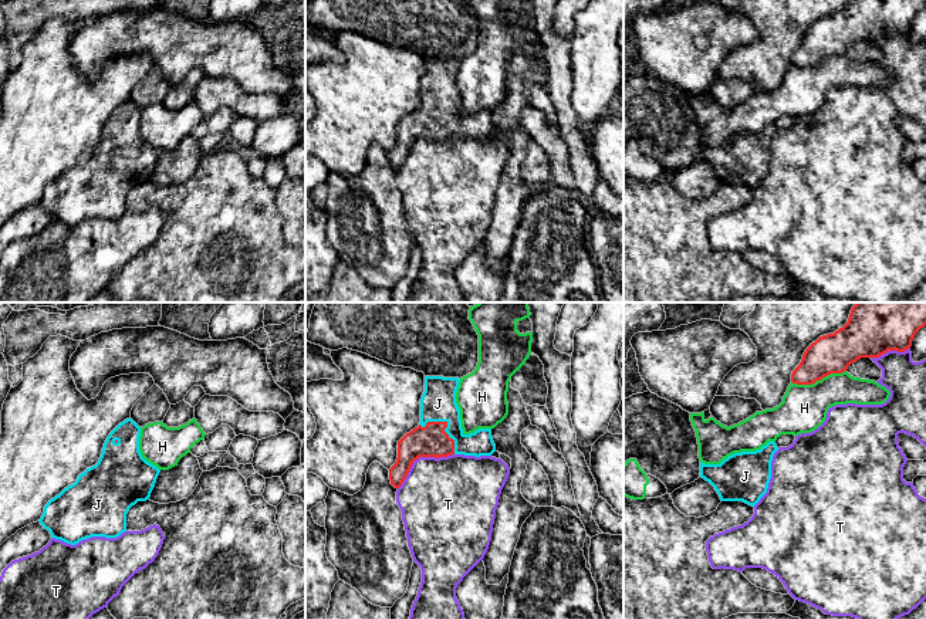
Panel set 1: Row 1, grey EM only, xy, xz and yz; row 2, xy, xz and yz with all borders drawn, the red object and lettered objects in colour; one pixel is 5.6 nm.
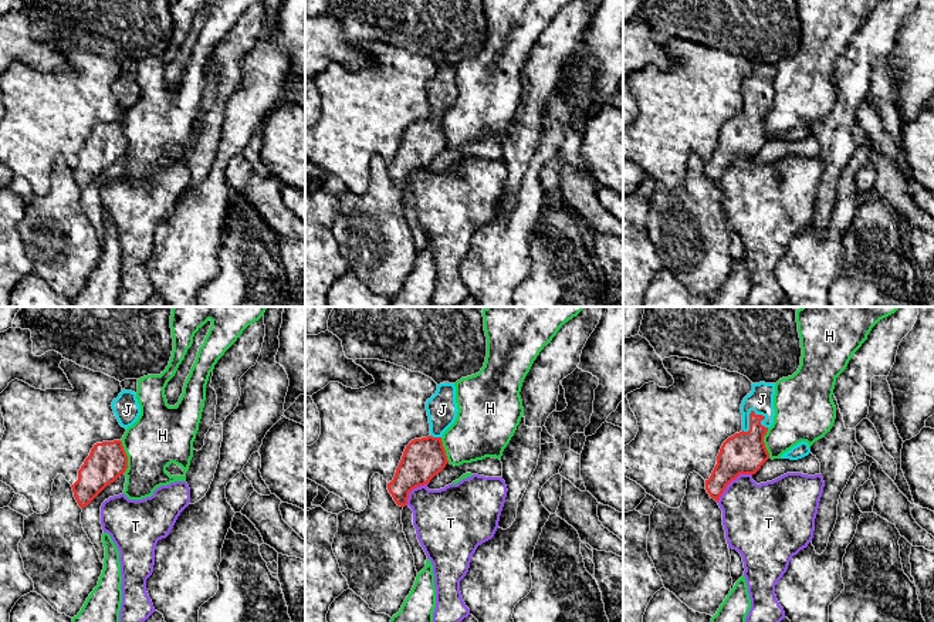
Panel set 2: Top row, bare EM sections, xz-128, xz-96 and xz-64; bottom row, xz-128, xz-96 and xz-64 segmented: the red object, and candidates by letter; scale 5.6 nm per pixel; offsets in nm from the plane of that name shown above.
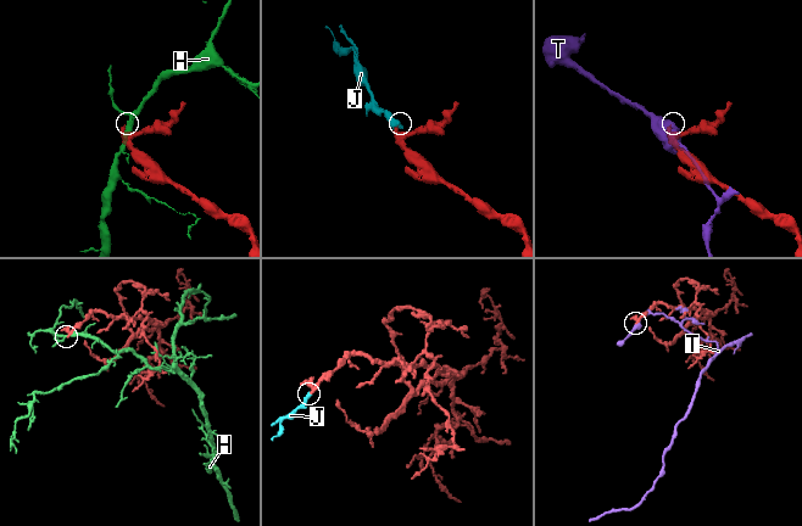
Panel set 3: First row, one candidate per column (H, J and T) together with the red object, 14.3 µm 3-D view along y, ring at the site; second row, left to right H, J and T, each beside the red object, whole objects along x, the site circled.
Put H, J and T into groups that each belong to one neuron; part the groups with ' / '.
H / J / T

